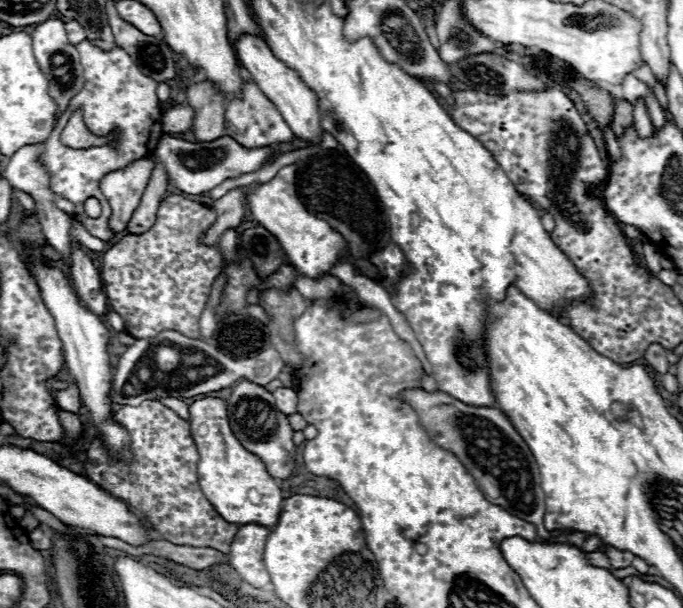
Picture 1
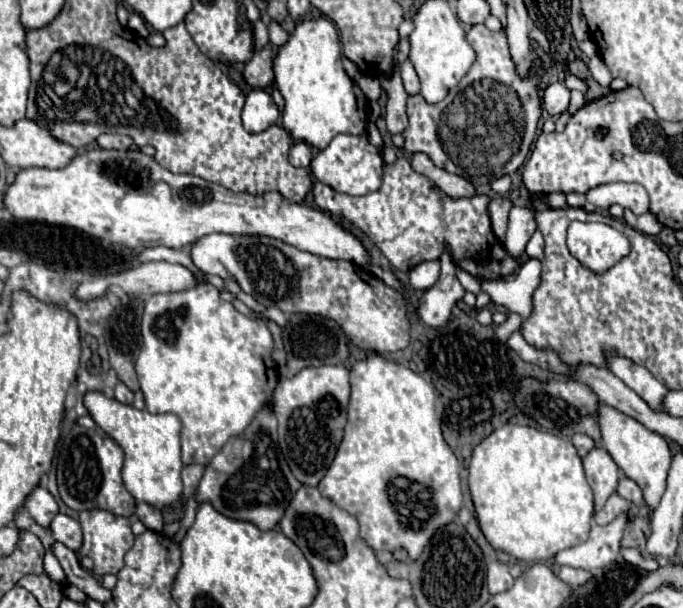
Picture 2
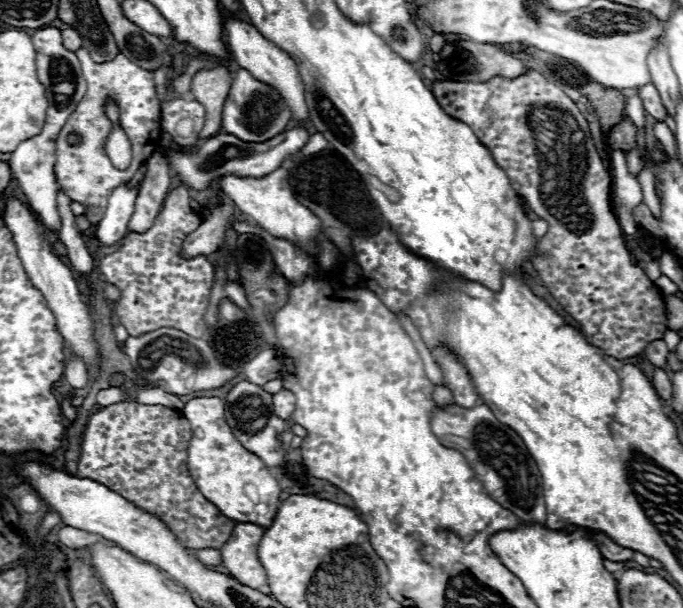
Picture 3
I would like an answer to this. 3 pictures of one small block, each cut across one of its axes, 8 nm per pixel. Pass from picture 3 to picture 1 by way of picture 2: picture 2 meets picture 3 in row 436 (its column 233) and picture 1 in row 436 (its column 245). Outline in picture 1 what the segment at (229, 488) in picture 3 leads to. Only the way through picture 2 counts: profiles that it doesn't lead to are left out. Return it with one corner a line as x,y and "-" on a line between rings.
202,398
190,404
190,430
198,448
198,484
216,512
234,524
274,526
282,510
282,492
258,456
242,448
230,430
226,404
220,398

